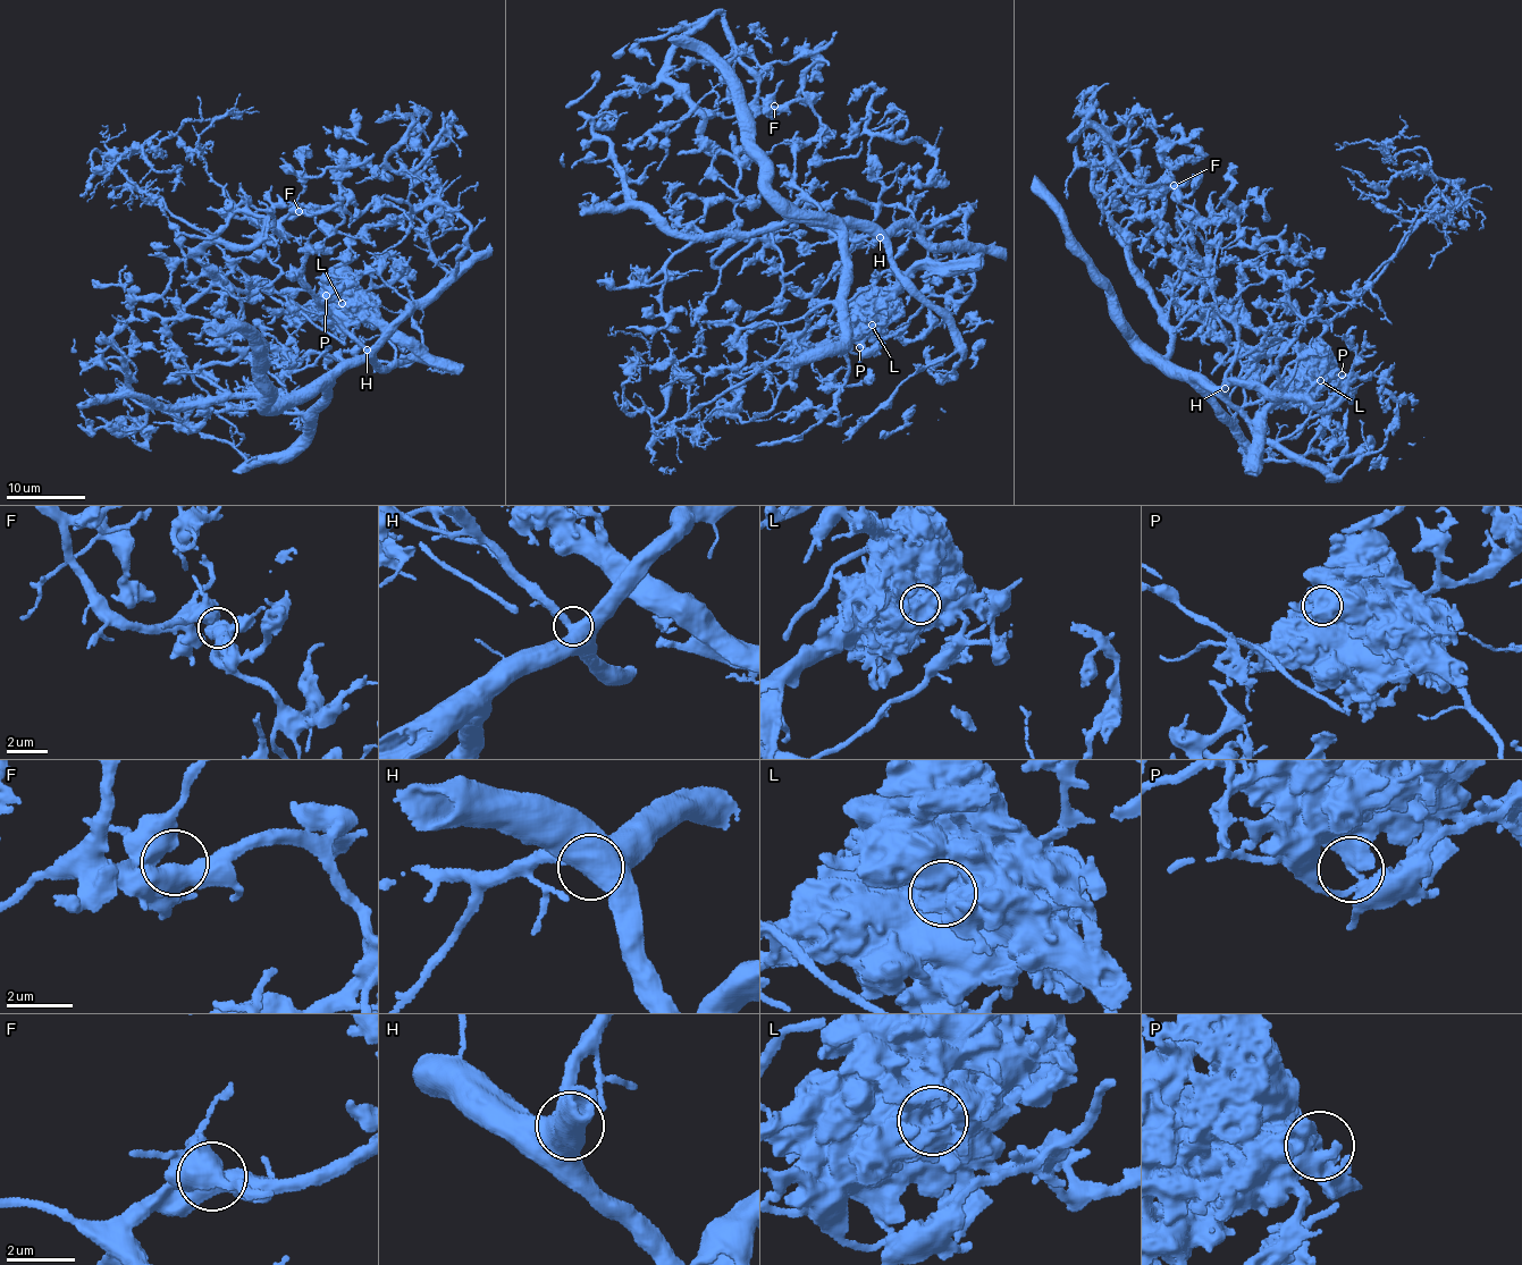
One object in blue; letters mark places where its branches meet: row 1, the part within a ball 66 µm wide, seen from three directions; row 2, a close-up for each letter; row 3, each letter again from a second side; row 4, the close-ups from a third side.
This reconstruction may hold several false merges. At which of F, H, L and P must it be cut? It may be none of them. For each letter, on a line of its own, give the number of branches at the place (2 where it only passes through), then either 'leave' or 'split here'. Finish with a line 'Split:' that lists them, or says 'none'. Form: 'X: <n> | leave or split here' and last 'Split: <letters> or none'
F: 2 | leave
H: 2 | leave
L: 1 | split here
P: 2 | split here
Split: L, P

